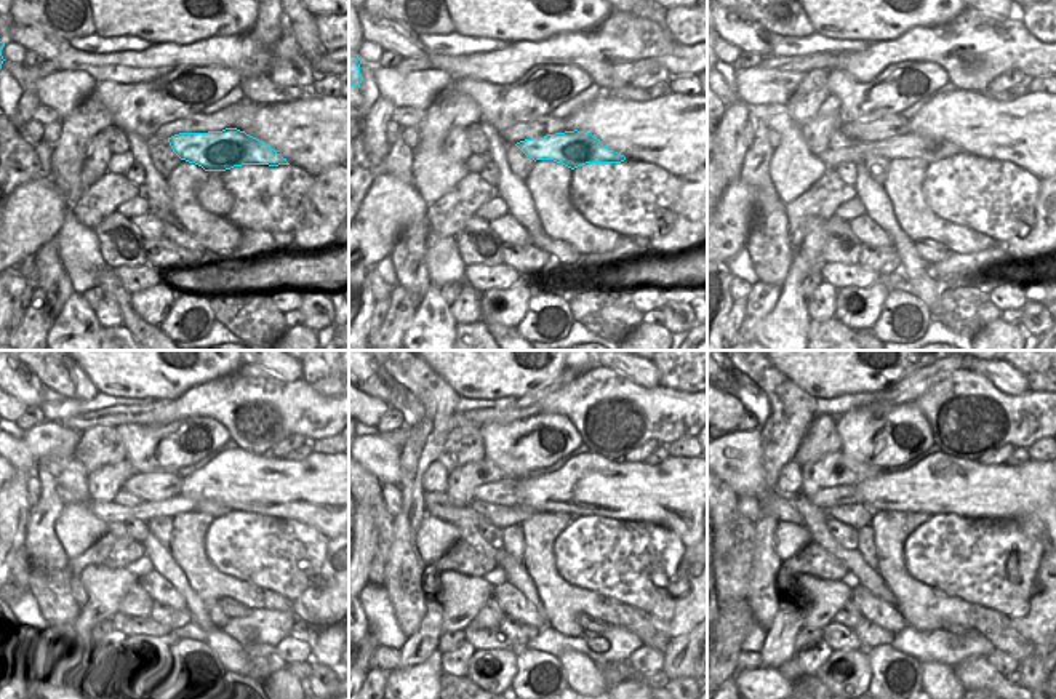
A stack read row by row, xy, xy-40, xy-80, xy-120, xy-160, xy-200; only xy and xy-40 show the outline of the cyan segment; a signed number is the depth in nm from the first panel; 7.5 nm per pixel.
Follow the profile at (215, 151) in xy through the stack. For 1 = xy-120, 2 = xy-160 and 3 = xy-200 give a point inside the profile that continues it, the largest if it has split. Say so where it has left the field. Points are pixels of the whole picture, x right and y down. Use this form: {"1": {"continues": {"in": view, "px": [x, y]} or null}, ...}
{"1": {"continues": {"in": "xy-120", "px": [109, 514]}}, "2": {"continues": {"in": "xy-160", "px": [463, 517]}}, "3": {"continues": {"in": "xy-200", "px": [740, 453]}}}

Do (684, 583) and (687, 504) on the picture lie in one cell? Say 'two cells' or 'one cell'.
two cells

